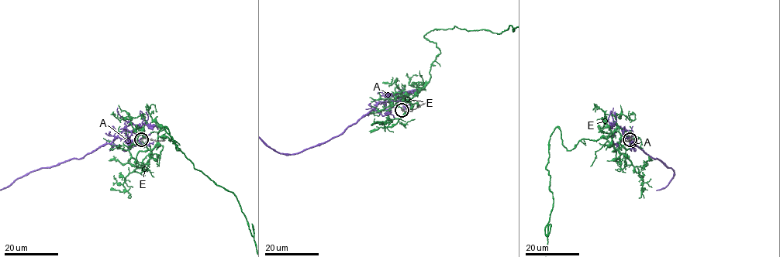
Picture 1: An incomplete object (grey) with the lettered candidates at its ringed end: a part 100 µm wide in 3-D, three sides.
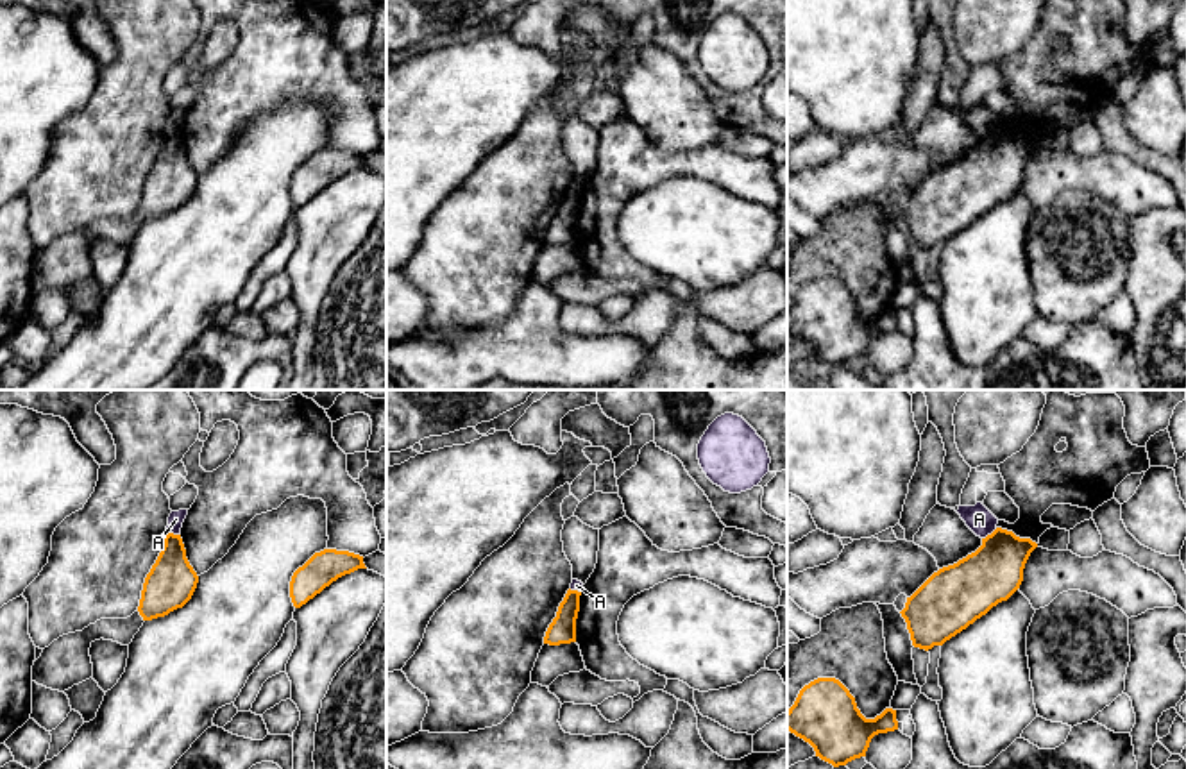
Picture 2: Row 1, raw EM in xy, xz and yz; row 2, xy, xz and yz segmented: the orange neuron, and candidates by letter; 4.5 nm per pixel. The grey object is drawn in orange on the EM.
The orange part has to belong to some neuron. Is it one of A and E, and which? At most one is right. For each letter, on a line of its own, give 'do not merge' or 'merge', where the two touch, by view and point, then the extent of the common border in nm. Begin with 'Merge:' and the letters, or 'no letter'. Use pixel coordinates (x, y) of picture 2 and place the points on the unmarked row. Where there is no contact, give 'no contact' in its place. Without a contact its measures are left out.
Merge: no letter
A: do not merge | yz (991, 133) | 90 nm
E: do not merge | no contact

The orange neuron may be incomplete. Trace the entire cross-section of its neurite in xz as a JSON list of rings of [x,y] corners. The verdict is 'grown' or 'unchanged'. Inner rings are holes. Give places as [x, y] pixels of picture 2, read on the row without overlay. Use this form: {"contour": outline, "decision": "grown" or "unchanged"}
{"contour": [[[567,190],[563,200],[558,206],[556,216],[549,224],[544,243],[560,245],[576,241],[576,218],[580,211],[580,195],[578,190]]], "decision": "unchanged"}

